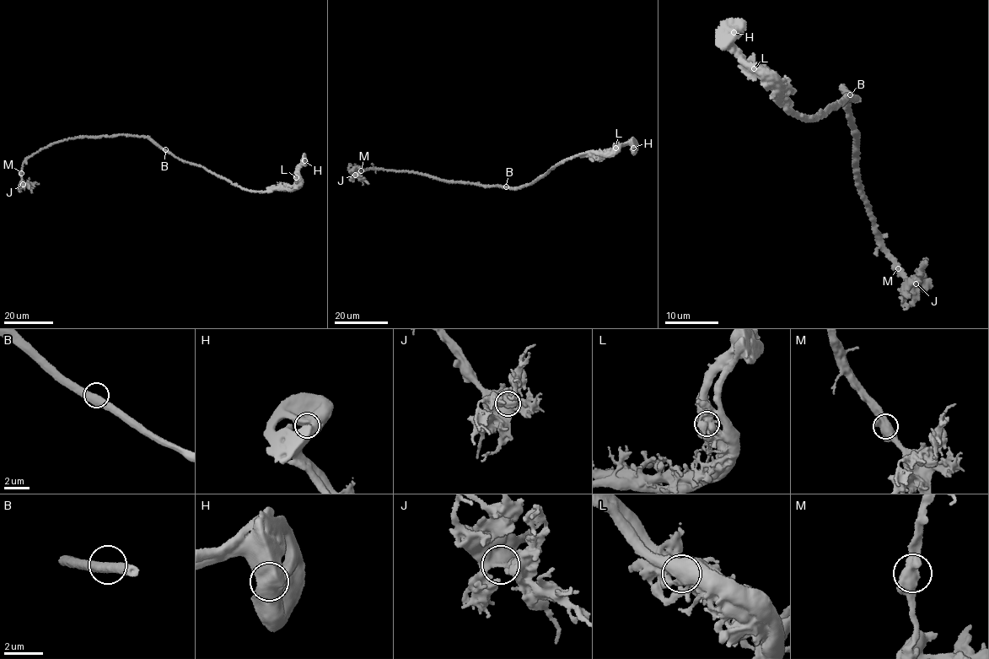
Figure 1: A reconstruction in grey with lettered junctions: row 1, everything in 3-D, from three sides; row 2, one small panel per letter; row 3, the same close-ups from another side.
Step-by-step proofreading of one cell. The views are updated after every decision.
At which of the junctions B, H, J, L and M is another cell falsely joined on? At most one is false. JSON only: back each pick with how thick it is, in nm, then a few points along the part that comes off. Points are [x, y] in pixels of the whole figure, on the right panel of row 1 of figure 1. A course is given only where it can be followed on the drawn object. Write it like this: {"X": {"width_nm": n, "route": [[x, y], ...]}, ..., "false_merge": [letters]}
{"L": {"width_nm": 950, "route": [[754, 68], [765, 71], [791, 104]]}, "false_merge": ["L"]}

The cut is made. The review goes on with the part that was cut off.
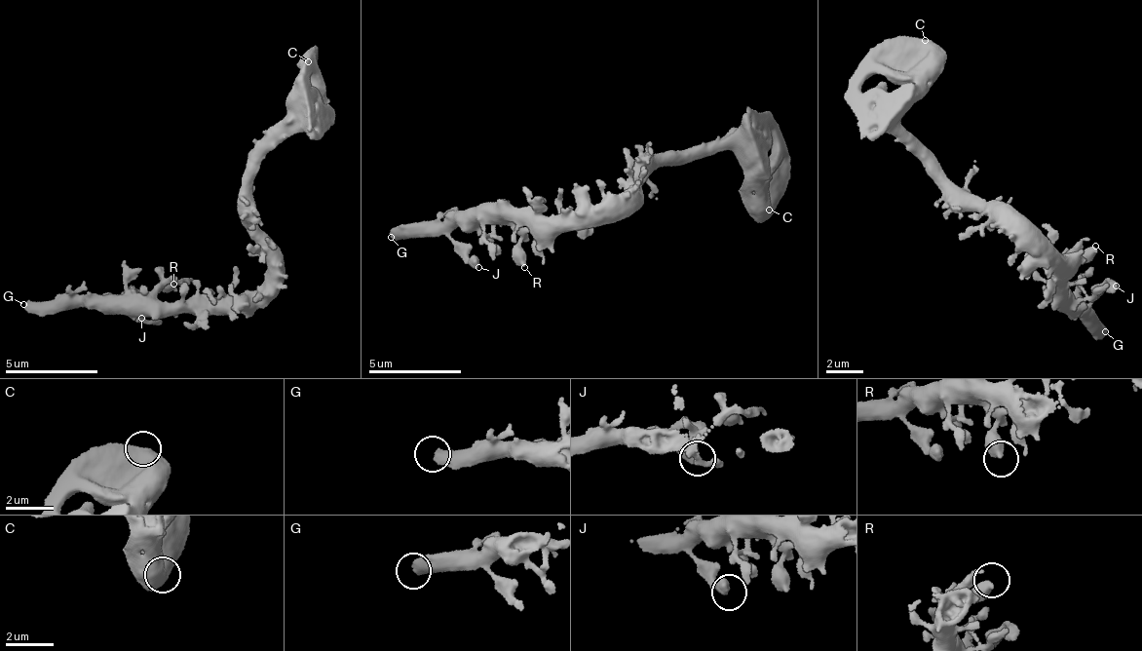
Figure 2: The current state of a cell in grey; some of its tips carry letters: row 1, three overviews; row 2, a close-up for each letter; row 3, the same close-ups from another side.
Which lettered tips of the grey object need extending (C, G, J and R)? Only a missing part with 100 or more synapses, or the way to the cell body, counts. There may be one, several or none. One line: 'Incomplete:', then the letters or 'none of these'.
Incomplete: G

